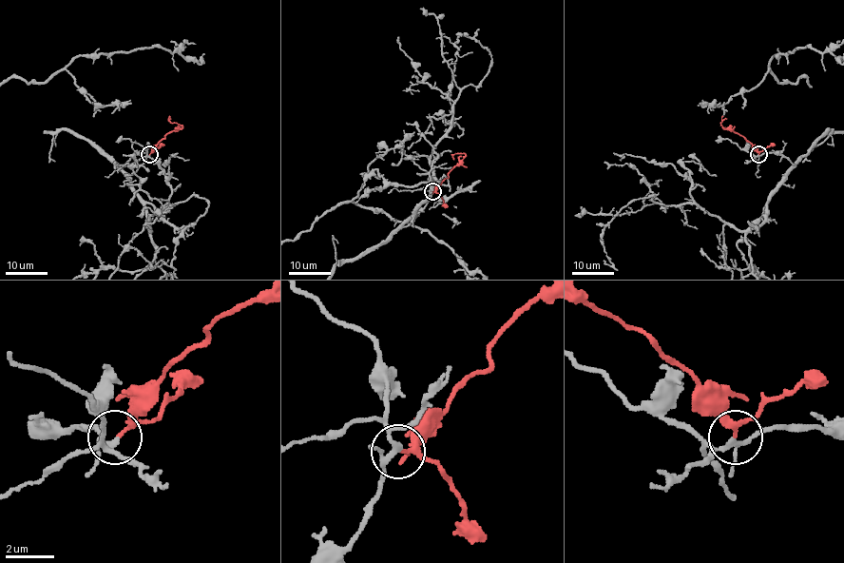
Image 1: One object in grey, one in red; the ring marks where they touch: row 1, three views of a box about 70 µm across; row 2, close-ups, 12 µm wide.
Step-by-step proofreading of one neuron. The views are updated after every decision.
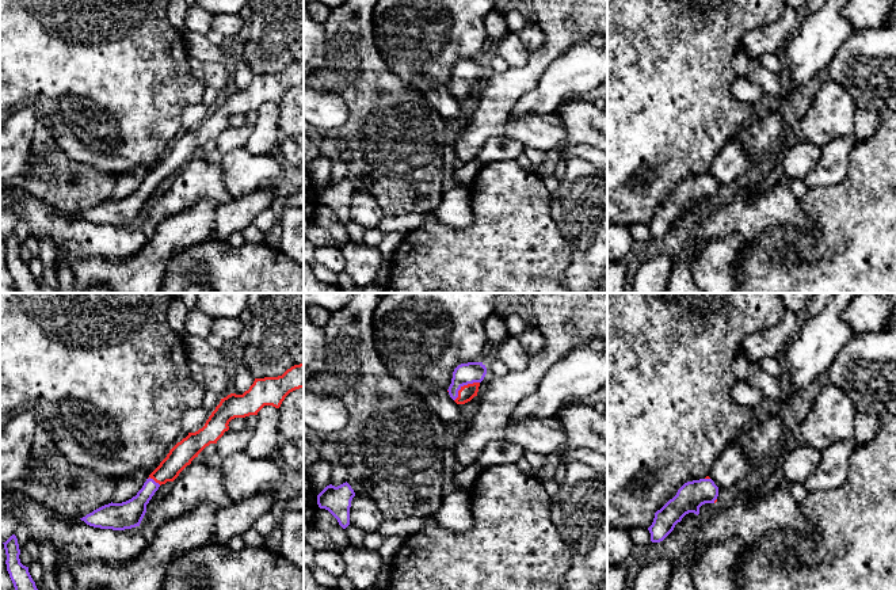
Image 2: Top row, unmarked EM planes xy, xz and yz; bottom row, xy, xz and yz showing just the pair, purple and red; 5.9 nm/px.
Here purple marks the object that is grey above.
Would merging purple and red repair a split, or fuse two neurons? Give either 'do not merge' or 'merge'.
merge

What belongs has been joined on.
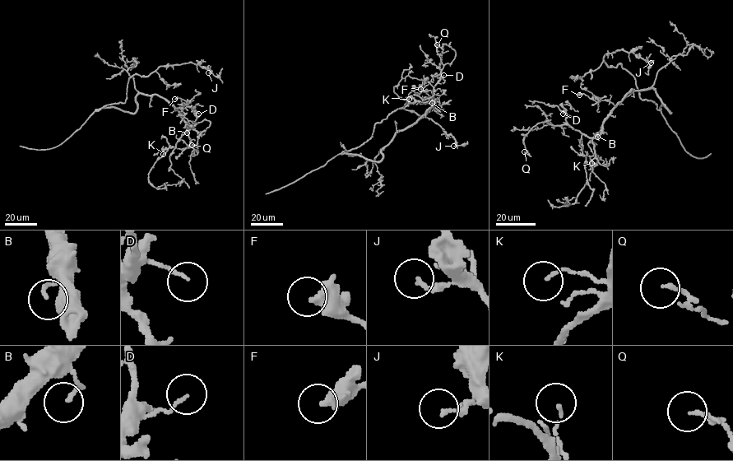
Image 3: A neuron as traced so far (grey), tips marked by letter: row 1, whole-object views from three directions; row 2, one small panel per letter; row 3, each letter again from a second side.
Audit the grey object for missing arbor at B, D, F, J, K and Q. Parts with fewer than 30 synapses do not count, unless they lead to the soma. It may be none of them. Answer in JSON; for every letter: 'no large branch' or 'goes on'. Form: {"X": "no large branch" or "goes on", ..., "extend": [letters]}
{"B": "no large branch", "D": "no large branch", "F": "no large branch", "J": "no large branch", "K": "no large branch", "Q": "no large branch", "extend": []}

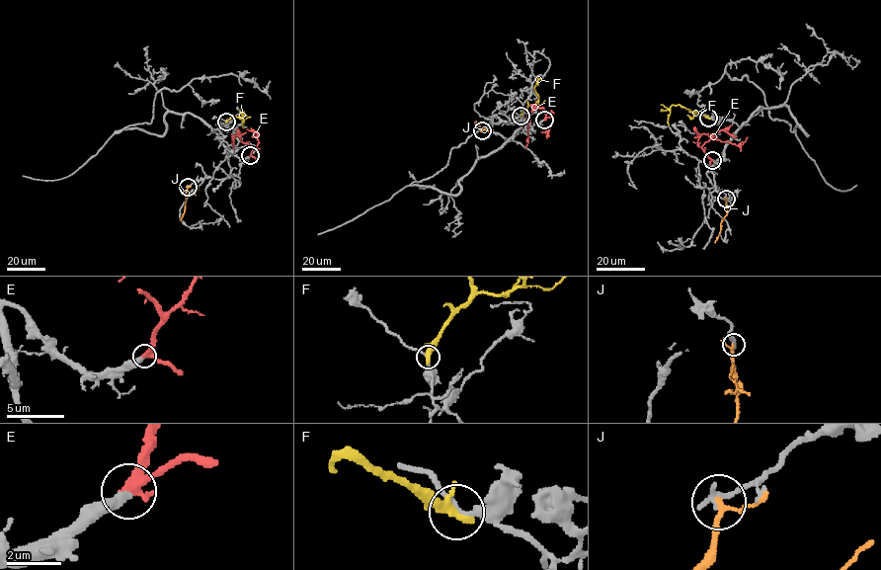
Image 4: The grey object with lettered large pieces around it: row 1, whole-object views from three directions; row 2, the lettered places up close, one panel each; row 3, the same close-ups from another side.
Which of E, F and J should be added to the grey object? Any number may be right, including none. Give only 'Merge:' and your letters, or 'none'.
Merge: E

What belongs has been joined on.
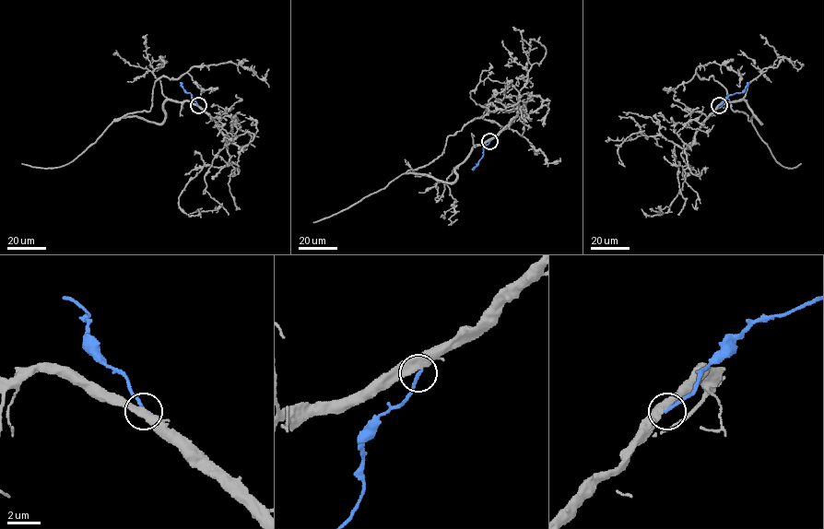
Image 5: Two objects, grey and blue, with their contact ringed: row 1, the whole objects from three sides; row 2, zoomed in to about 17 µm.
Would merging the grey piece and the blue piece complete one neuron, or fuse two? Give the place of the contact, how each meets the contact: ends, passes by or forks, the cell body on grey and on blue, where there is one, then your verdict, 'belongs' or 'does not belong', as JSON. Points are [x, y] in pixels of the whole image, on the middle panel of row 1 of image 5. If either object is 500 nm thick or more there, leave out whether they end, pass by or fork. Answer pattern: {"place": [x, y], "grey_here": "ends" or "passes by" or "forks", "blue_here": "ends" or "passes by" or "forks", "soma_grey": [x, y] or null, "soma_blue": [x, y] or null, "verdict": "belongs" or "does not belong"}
{"place": [489, 141], "grey_here": "passes by", "blue_here": "ends", "soma_grey": null, "soma_blue": null, "verdict": "does not belong"}

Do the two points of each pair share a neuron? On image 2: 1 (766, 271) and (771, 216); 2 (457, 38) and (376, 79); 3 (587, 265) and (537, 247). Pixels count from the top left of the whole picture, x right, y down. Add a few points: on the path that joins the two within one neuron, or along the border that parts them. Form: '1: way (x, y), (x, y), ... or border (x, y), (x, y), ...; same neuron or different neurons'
1: border (801, 231), (771, 225), (754, 242), (743, 240); different neurons
2: border (374, 44), (391, 71), (414, 87); different neurons
3: border (557, 229), (569, 252), (564, 278); different neurons

